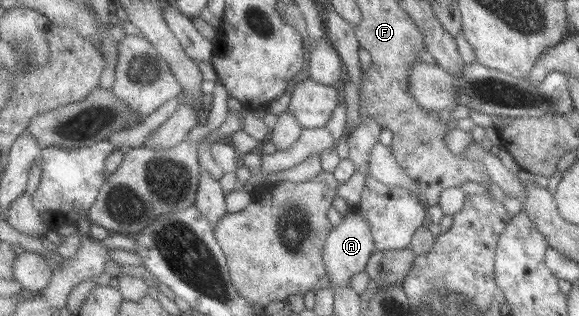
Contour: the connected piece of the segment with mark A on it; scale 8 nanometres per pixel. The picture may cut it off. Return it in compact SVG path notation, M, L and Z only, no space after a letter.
M356 207L352 213L344 216L341 223L333 227L333 230L326 239L325 262L327 273L331 286L341 286L346 288L350 286L352 276L362 272L367 267L372 254L376 251L376 242L373 238L373 232L368 224L367 218L362 216Z

